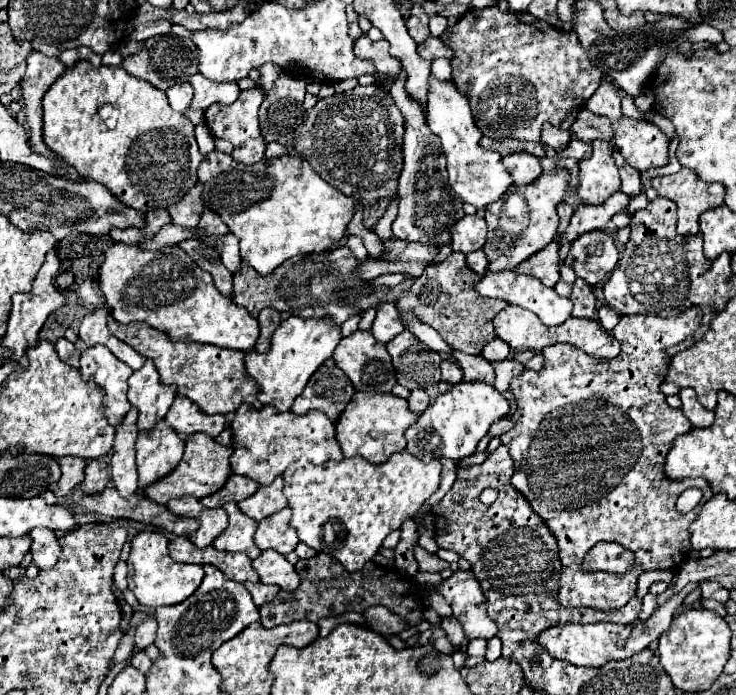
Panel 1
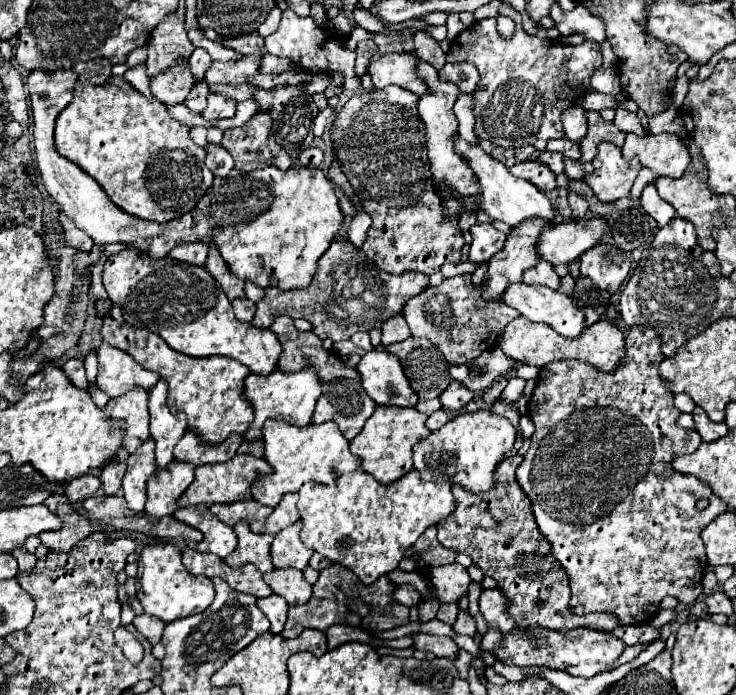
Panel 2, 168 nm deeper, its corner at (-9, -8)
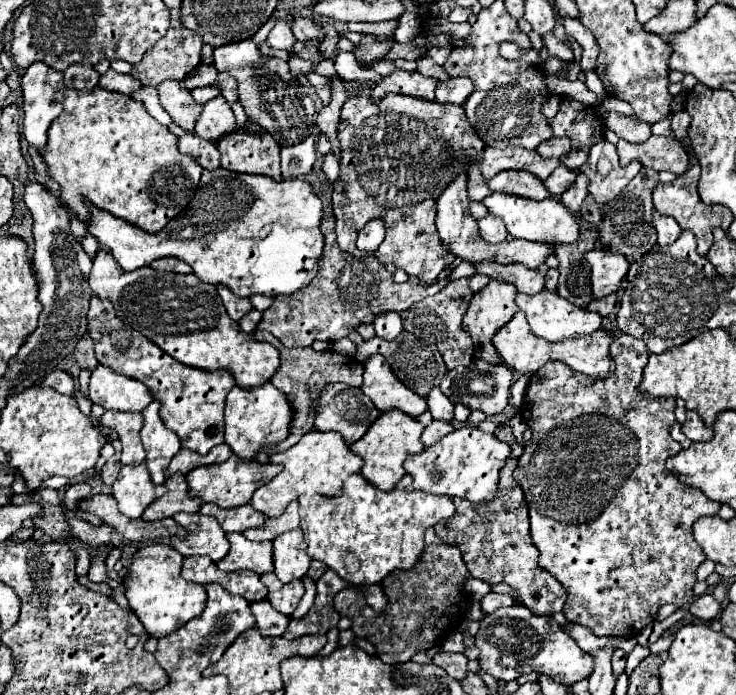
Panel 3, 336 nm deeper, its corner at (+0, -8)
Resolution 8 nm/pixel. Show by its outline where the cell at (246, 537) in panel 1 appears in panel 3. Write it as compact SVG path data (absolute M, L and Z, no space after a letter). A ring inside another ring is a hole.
M230 533L228 541L230 541L230 551L218 563L220 571L230 573L230 571L238 571L238 569L252 569L260 575L274 571L270 541L254 543L254 541L248 541L242 533Z

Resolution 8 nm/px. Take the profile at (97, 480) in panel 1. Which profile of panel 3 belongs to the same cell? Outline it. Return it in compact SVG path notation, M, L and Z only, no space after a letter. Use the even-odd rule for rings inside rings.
M114 453L114 455L104 463L100 477L102 477L102 481L104 481L106 485L112 485L114 479L118 477L118 471L120 471L120 453Z

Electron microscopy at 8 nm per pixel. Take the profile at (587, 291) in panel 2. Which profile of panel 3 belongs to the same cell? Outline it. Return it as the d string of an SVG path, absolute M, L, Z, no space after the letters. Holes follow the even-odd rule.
M584 229L578 243L574 243L574 247L558 247L558 251L554 251L554 255L560 261L558 295L578 307L588 307L588 303L592 301L590 265L586 263L584 255L594 249L596 239L598 239L598 231Z

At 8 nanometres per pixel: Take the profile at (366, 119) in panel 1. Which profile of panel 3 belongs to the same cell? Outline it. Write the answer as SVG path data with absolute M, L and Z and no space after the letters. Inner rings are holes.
M366 95L350 97L342 107L338 141L344 157L344 167L340 167L332 195L338 245L354 257L364 255L356 249L358 231L370 219L382 219L386 223L386 239L374 251L374 257L382 265L394 265L408 275L428 281L436 281L438 273L454 261L454 255L450 255L438 239L436 199L455 174L461 169L467 170L466 163L470 163L465 161L459 166L448 160L439 169L438 151L450 151L454 159L478 159L486 181L508 169L528 171L544 181L560 165L558 159L542 159L536 151L524 147L492 149L470 127L464 107L426 103L406 95L386 95L384 99L370 99Z

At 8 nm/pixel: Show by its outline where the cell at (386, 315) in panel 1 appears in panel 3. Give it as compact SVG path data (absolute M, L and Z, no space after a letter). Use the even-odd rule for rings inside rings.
M382 311L374 319L374 329L376 329L376 337L386 339L386 341L392 341L402 331L402 319L394 311Z

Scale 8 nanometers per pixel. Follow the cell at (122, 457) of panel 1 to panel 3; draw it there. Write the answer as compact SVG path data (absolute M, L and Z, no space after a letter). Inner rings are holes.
M144 463L138 467L124 465L110 489L114 499L118 501L120 513L124 513L126 517L140 517L150 503L166 493L164 487L150 483L150 475Z

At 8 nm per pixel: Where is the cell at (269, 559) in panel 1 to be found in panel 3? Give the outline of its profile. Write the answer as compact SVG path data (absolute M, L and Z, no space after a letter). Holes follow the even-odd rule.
M274 573L262 575L260 581L268 587L268 601L272 603L272 607L278 613L290 617L304 595L304 583L300 579L294 583L282 583Z

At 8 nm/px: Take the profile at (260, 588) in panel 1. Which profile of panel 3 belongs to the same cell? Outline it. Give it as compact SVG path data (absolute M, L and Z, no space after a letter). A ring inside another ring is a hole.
M258 601L252 603L250 607L256 617L256 627L264 637L282 637L290 623L290 617L284 617L282 613L274 611L274 607L268 601Z

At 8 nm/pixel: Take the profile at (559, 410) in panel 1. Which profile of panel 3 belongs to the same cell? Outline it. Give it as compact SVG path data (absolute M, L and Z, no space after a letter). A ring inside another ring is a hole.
M620 335L620 337L614 337L610 349L612 349L612 359L616 361L616 371L608 379L590 379L584 373L576 373L558 361L546 363L540 371L536 371L530 377L528 391L524 395L524 403L522 403L520 411L522 411L526 425L532 429L534 437L530 443L526 443L524 455L518 459L518 469L514 471L514 477L520 483L520 487L526 495L526 501L528 501L532 541L540 551L538 565L542 569L546 569L552 577L556 577L568 593L568 599L564 605L566 619L572 623L586 625L588 629L592 629L592 633L596 637L626 637L626 639L630 639L630 637L636 637L646 625L650 625L656 619L656 611L664 603L678 601L678 605L684 607L694 599L692 587L696 583L696 569L706 559L706 555L692 535L692 525L696 519L700 519L704 515L716 515L720 509L720 503L708 499L698 489L680 483L678 477L674 477L664 467L666 459L672 453L678 453L682 447L678 441L674 441L670 437L670 425L676 421L674 419L674 399L672 397L654 397L650 393L642 393L638 387L642 381L642 371L648 363L648 355L650 355L646 345L640 339L634 339L630 335Z

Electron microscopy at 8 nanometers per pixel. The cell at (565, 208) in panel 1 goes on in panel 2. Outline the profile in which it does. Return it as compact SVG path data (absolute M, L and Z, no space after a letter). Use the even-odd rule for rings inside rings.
M575 191L569 193L569 207L573 211L573 219L581 219L587 213L587 201L583 201L583 197L579 197Z

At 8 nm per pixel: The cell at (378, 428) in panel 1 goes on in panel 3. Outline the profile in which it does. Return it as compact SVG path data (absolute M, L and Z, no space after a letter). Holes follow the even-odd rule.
M394 409L394 411L384 411L372 425L370 431L350 449L364 459L362 475L376 485L382 491L392 491L396 483L406 475L404 471L404 461L408 455L418 455L424 451L424 445L420 441L420 435L424 431L424 425L418 423L418 419Z

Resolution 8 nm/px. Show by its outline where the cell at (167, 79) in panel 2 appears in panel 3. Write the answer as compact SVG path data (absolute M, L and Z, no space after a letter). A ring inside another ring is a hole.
M166 81L158 85L158 93L160 93L160 103L162 107L170 113L170 117L186 131L192 131L200 113L202 113L202 105L192 99L190 91L184 89L184 85L180 81Z

